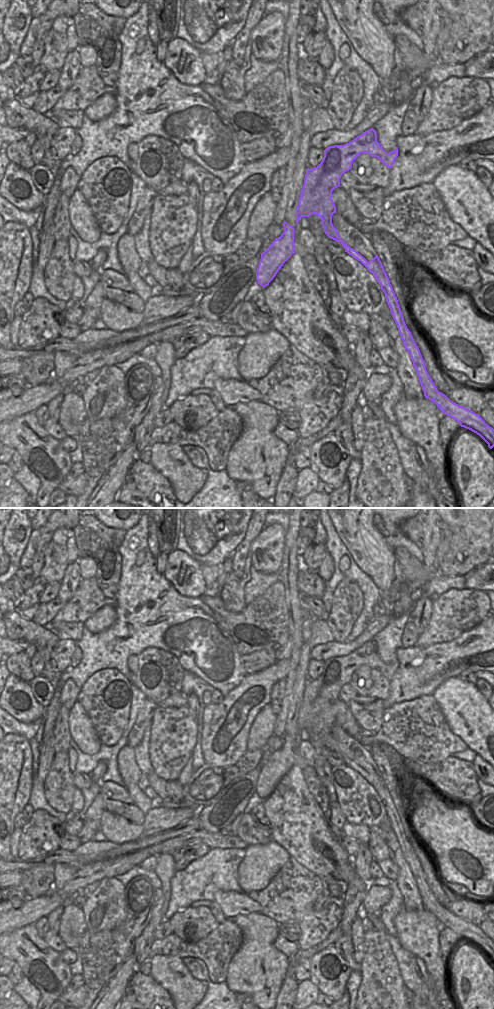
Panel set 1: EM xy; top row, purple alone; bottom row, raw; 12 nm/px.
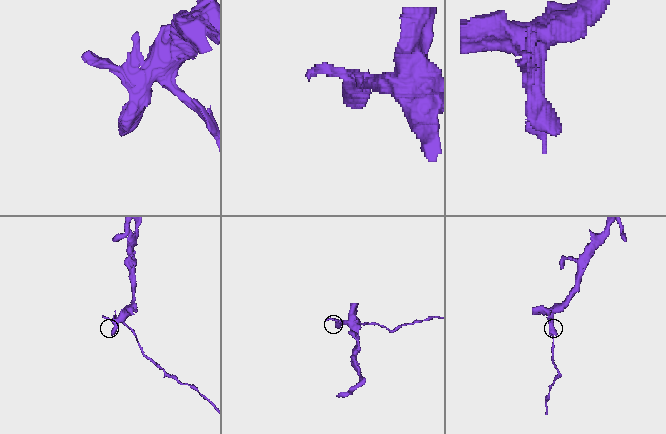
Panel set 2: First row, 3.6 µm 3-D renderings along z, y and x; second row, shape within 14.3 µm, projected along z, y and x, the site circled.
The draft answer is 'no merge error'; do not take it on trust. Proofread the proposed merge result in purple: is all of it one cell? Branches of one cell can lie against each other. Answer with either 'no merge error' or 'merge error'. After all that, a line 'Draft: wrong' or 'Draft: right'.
merge error
Draft: wrong

